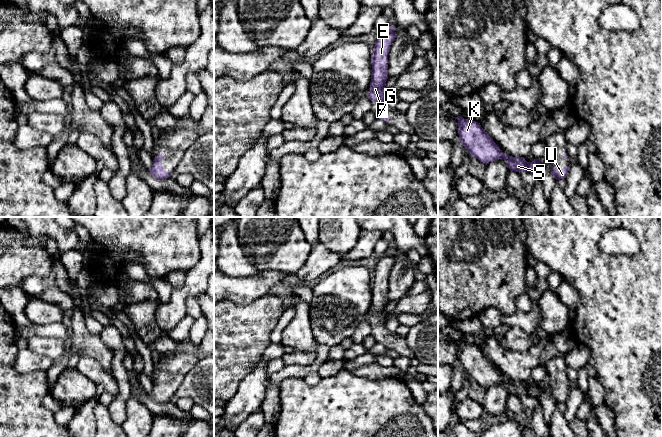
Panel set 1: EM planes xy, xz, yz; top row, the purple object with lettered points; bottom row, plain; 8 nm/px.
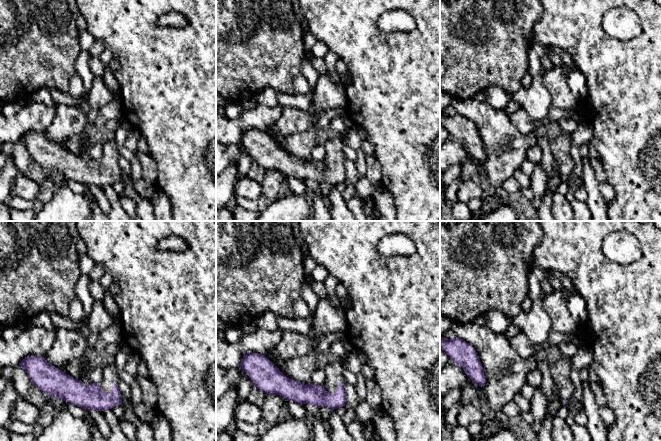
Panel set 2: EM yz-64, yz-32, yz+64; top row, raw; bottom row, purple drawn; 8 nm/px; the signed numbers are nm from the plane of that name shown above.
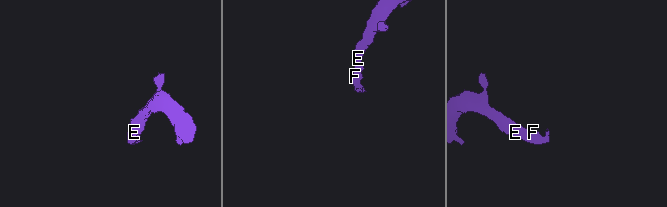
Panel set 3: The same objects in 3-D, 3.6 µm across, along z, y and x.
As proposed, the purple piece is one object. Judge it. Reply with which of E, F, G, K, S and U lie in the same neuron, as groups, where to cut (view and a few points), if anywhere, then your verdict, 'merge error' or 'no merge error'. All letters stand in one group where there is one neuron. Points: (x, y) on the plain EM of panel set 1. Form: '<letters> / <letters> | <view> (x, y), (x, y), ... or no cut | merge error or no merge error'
E F G K S U | no cut | no merge error

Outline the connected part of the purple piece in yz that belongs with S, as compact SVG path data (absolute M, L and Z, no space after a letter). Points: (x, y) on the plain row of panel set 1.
M461 339L453 341L458 344L459 365L465 373L482 387L504 383L510 395L530 396L540 401L542 388L540 383L527 386L524 381L512 381L502 376L493 363L484 355L480 347L464 343Z

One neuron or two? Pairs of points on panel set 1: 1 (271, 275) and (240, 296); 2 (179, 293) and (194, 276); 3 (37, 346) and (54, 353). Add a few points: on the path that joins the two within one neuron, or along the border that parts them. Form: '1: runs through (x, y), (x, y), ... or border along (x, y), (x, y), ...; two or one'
1: runs through (263, 282), (259, 286), (248, 289); one
2: runs through (183, 290), (193, 280); one
3: runs through (41, 346), (45, 349), (50, 349); one

